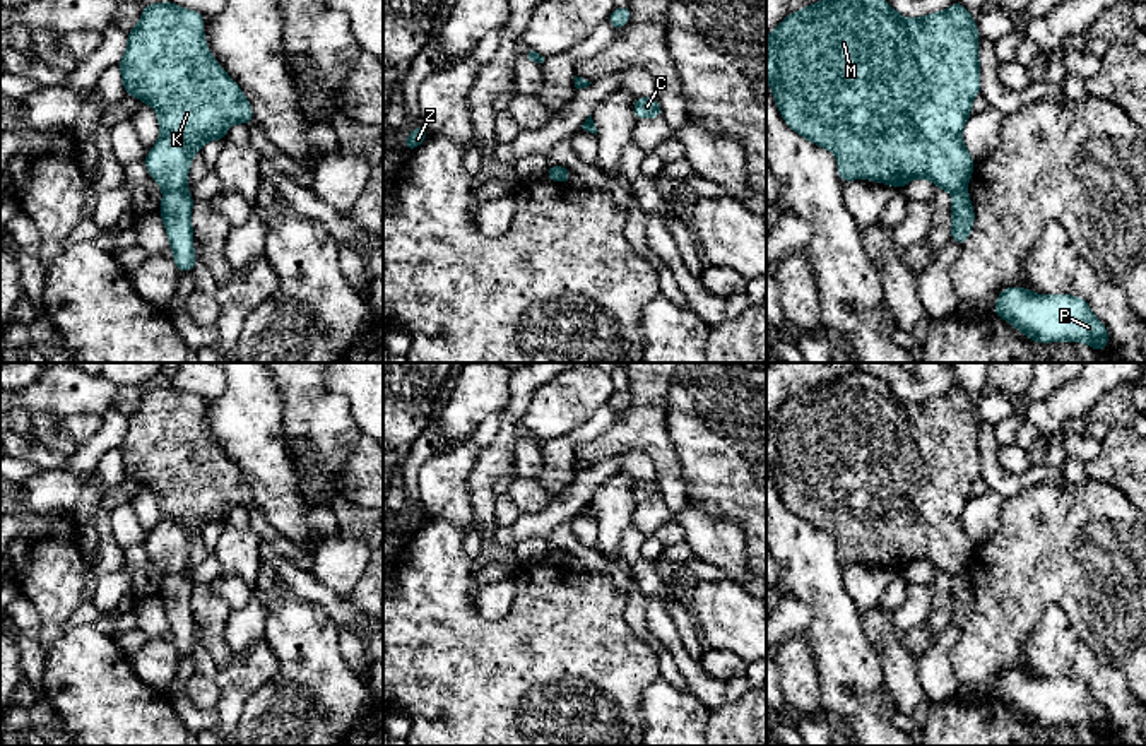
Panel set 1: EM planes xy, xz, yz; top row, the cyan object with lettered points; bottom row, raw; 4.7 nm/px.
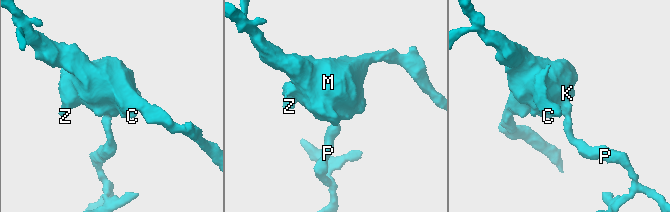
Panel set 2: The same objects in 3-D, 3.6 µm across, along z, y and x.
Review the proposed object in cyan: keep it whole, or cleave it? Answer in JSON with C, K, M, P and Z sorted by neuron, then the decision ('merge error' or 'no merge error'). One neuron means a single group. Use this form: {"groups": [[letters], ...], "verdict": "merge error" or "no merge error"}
{"groups": [["C", "K", "M", "Z"], ["P"]], "verdict": "merge error"}

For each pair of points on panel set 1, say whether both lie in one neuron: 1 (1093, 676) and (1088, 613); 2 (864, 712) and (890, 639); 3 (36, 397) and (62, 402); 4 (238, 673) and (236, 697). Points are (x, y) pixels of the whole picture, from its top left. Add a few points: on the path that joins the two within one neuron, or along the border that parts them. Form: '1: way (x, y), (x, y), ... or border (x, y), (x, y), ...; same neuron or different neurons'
1: border (1068, 618), (1083, 644), (1122, 676); different neurons
2: border (864, 628), (878, 656), (883, 686), (891, 704); different neurons
3: way (43, 397), (55, 397); same neuron
4: way (238, 678), (236, 692); same neuron

